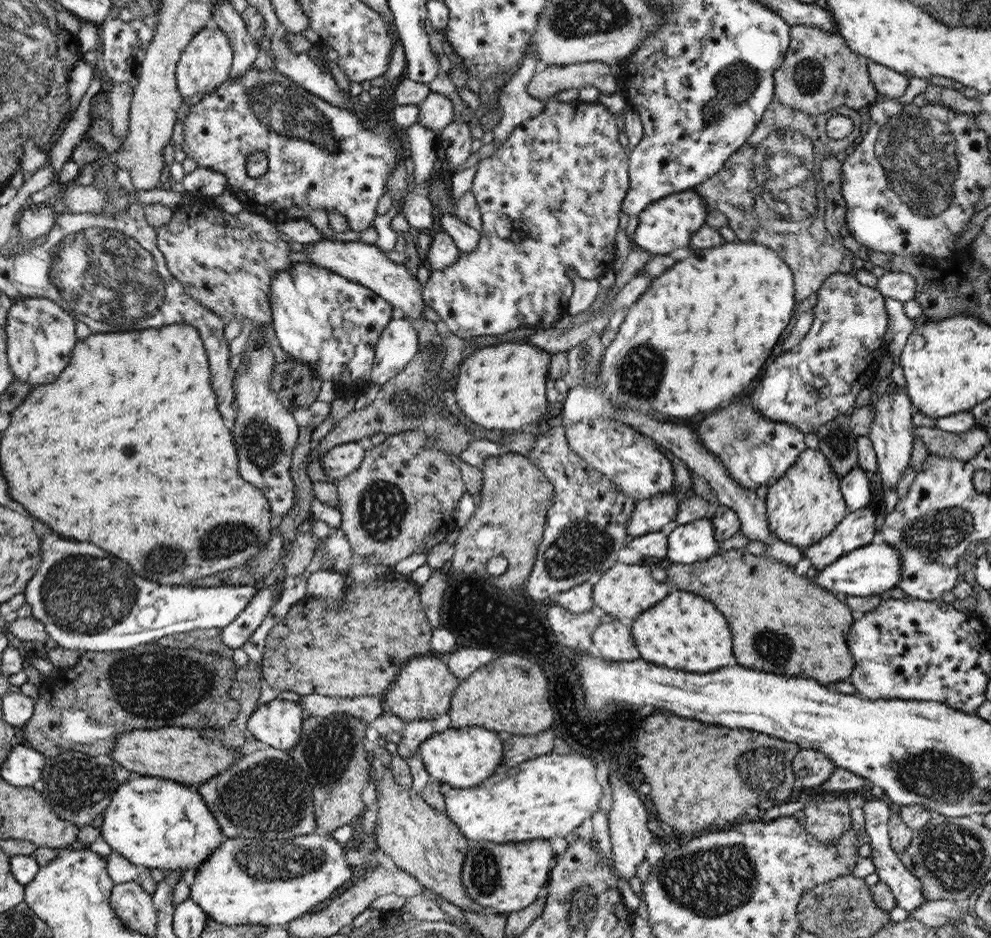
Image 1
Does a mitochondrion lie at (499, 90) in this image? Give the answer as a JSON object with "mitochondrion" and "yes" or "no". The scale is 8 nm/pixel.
{"mitochondrion":"no"}

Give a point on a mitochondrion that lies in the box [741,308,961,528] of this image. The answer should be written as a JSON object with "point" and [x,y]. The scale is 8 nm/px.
{"point":[837,440]}

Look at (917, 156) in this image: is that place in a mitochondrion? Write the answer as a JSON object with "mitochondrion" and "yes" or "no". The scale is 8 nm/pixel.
{"mitochondrion":"yes"}

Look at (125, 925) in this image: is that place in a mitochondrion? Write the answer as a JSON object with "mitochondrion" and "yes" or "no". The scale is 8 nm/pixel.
{"mitochondrion":"no"}

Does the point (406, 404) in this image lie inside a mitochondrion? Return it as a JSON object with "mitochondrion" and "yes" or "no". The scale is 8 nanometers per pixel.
{"mitochondrion":"yes"}

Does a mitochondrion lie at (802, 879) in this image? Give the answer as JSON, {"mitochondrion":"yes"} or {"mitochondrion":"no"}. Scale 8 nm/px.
{"mitochondrion":"no"}

